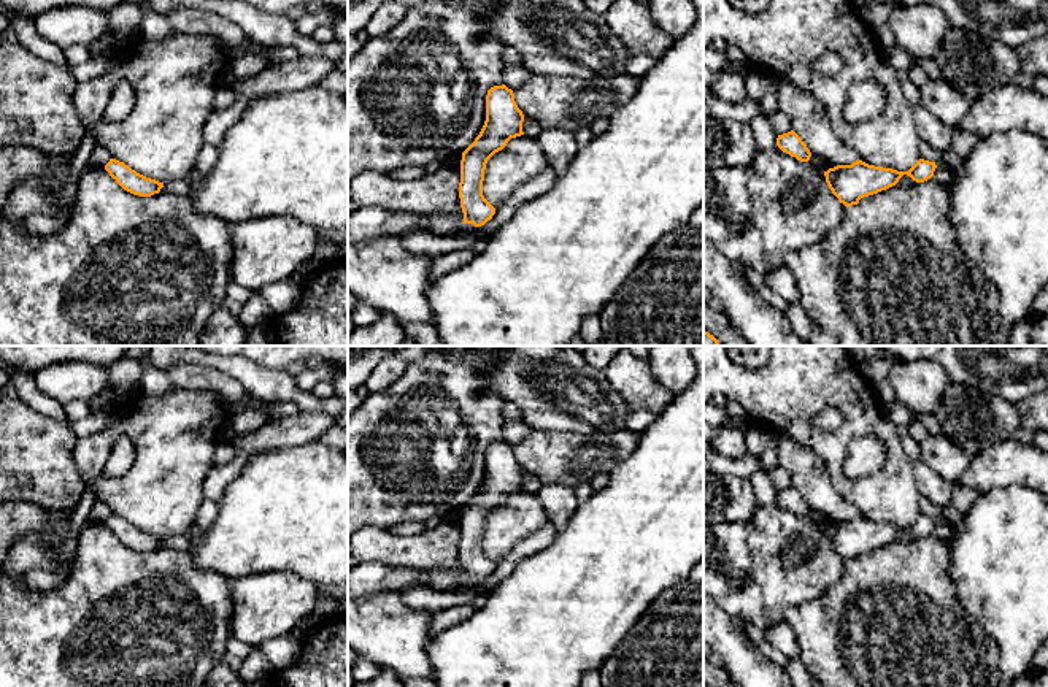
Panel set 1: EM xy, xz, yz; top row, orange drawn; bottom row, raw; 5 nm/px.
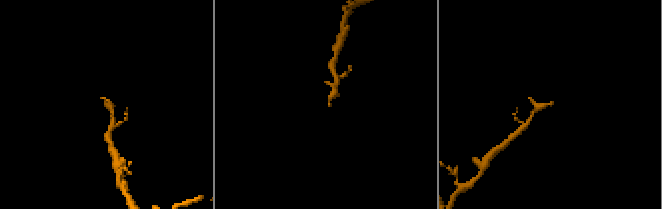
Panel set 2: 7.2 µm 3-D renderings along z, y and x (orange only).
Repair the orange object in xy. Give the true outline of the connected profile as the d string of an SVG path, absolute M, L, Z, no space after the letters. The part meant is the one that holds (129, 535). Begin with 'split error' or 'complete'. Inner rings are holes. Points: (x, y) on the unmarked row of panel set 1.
complete | M110 514L105 525L124 546L133 551L151 552L164 543L164 538L146 533L116 514Z

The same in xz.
split error | M505 439L494 441L486 451L486 476L475 497L462 508L459 554L464 582L457 592L473 592L492 574L495 563L483 551L487 516L502 506L511 493L524 490L524 470L514 457L514 449Z

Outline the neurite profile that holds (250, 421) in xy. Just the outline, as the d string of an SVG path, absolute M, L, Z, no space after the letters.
M246 409L233 422L233 436L249 435L262 428L267 422L267 417L259 409Z

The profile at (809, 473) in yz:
M781 435L776 459L811 509L835 520L851 520L857 516L854 508L835 493L826 463L810 447Z

